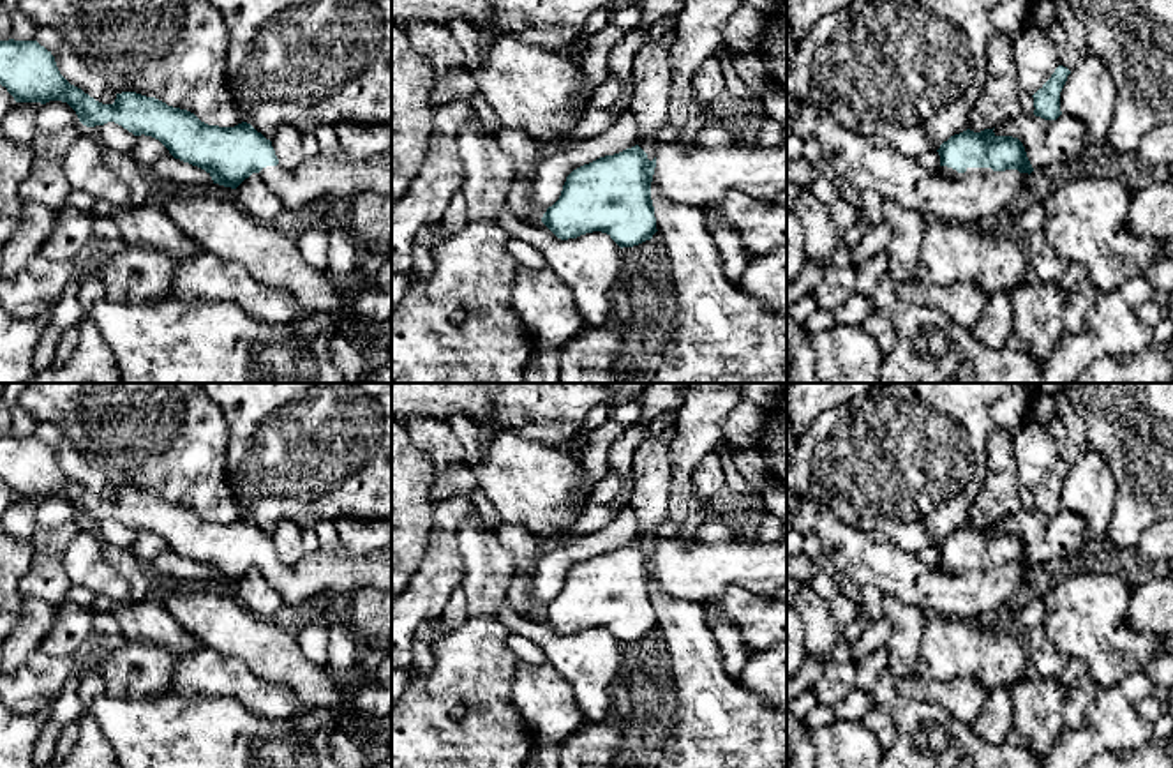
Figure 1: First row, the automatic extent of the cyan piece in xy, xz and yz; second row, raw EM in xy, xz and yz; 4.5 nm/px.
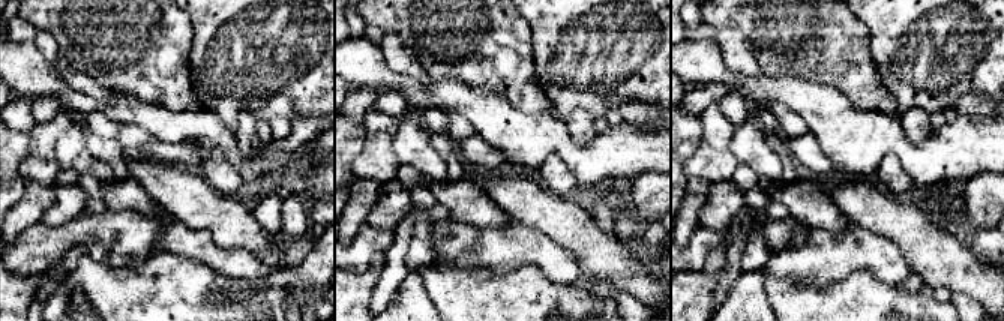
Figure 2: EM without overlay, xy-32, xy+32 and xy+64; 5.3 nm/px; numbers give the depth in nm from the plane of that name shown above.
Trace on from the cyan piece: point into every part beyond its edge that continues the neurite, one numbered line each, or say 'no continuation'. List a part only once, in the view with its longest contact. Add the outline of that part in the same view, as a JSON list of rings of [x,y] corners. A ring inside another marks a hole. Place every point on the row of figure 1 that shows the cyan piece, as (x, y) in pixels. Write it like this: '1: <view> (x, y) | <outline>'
1: yz (949, 172) | [[[940,166],[940,171],[945,173],[947,177],[951,177],[951,178],[961,178],[961,177],[970,177],[970,175],[981,177],[981,175],[991,173],[993,169],[991,168],[967,168],[965,173],[958,173],[953,168]]]

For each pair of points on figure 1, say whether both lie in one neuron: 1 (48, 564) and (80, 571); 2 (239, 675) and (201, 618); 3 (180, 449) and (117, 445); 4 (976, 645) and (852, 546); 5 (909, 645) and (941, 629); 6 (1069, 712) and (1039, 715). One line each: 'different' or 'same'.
1: different
2: different
3: same
4: different
5: different
6: different

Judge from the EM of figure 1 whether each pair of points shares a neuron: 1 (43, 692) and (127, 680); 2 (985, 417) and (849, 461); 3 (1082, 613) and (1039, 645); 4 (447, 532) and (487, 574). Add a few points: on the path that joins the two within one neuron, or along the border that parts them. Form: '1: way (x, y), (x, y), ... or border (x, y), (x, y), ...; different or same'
1: way (64, 671), (69, 666), (106, 666); same
2: way (951, 417), (944, 417), (902, 459), (882, 461); same
3: border (1041, 625), (1046, 638), (1068, 659); different
4: border (477, 512), (459, 528), (464, 567), (459, 587); different

